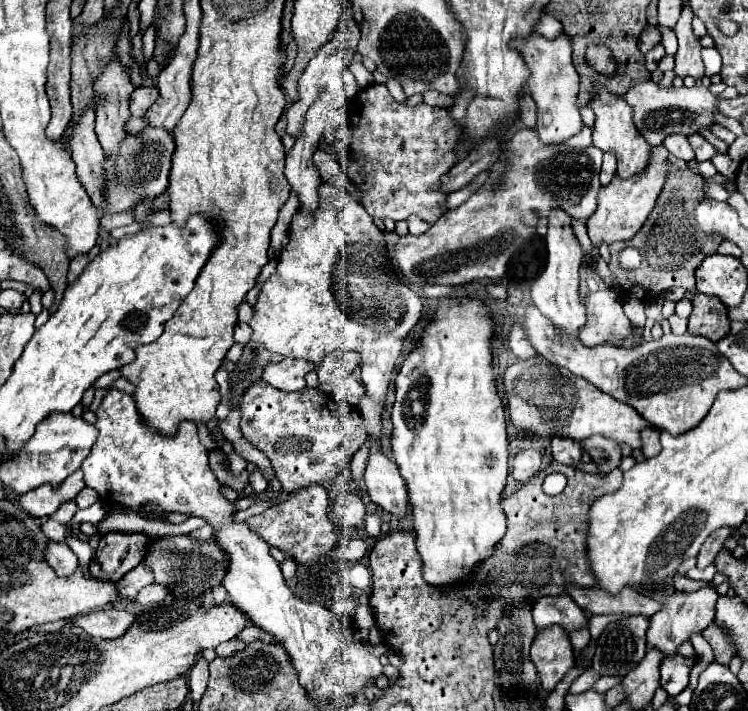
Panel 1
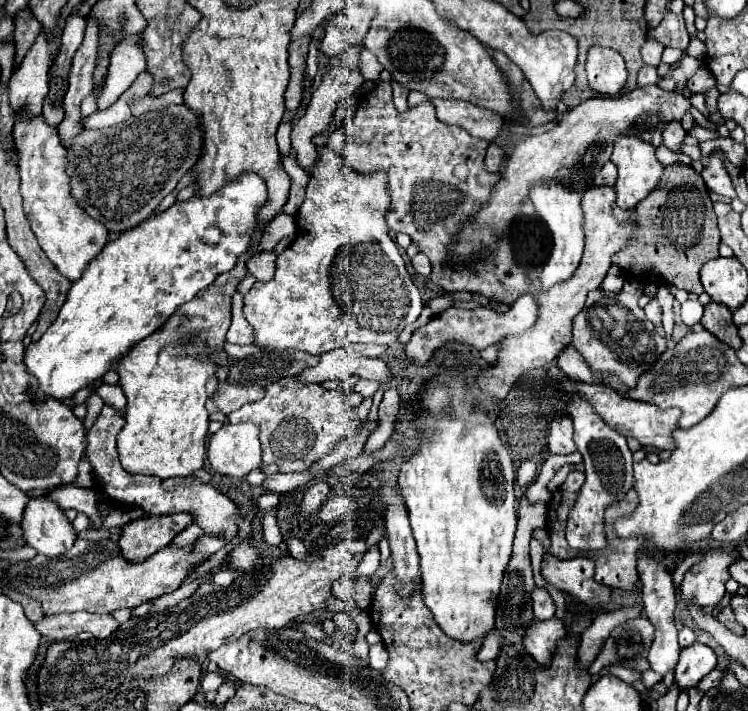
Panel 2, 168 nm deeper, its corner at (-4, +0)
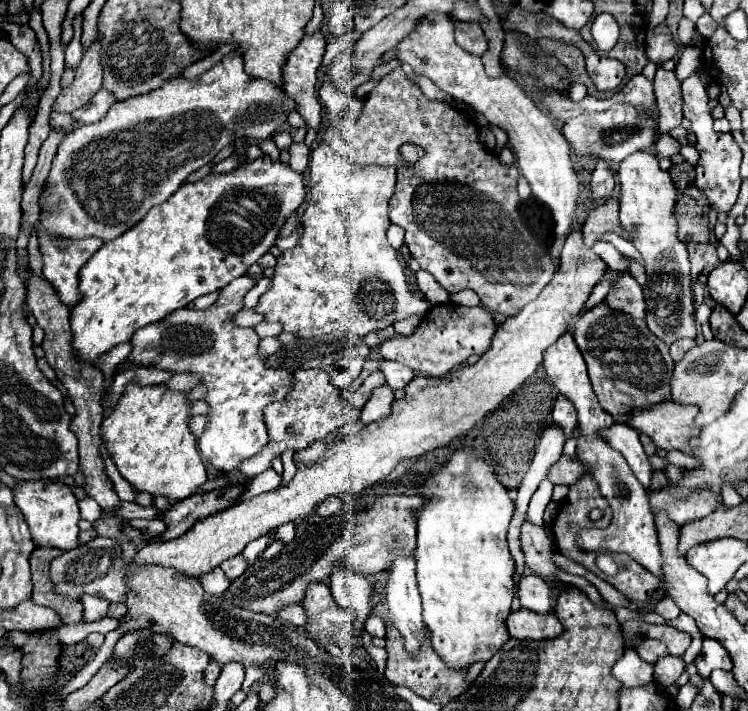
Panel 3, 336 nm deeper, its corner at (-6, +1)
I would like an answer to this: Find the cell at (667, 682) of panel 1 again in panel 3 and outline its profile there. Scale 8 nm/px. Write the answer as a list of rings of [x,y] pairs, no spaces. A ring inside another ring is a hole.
[[[704,638],[702,652],[694,660],[694,664],[696,664],[698,674],[702,678],[708,678],[714,668],[724,668],[724,670],[730,670],[732,668],[732,660],[728,658],[724,646],[720,646],[720,642],[716,642],[712,638]]]

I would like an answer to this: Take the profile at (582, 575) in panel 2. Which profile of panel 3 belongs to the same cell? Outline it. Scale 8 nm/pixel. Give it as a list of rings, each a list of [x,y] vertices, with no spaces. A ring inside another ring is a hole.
[[[526,520],[522,526],[520,544],[522,544],[522,552],[526,556],[526,566],[542,578],[556,580],[556,574],[560,568],[552,560],[554,550],[552,550],[552,540],[546,534],[546,526],[544,524],[536,526]]]

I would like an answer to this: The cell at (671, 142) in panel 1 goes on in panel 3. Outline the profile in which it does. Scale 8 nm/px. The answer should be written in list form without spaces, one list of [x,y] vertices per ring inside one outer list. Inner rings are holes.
[[[660,66],[654,76],[654,94],[658,106],[658,130],[660,134],[668,134],[672,128],[680,126],[682,120],[682,92],[676,74]]]

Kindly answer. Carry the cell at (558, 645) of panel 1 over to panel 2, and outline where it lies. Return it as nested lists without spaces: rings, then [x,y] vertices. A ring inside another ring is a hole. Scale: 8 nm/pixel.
[[[556,617],[548,621],[534,619],[530,627],[526,627],[524,647],[540,665],[548,665],[556,651],[558,639],[564,639],[564,637],[566,637],[566,629],[560,619]]]

